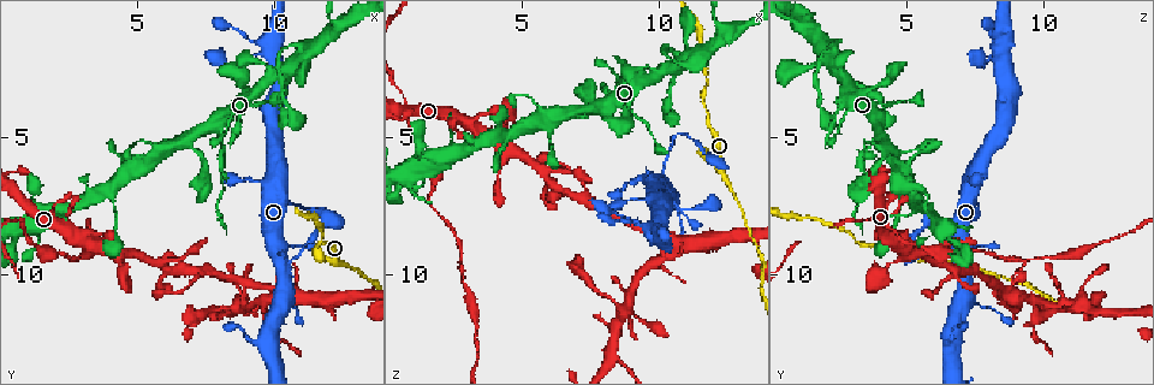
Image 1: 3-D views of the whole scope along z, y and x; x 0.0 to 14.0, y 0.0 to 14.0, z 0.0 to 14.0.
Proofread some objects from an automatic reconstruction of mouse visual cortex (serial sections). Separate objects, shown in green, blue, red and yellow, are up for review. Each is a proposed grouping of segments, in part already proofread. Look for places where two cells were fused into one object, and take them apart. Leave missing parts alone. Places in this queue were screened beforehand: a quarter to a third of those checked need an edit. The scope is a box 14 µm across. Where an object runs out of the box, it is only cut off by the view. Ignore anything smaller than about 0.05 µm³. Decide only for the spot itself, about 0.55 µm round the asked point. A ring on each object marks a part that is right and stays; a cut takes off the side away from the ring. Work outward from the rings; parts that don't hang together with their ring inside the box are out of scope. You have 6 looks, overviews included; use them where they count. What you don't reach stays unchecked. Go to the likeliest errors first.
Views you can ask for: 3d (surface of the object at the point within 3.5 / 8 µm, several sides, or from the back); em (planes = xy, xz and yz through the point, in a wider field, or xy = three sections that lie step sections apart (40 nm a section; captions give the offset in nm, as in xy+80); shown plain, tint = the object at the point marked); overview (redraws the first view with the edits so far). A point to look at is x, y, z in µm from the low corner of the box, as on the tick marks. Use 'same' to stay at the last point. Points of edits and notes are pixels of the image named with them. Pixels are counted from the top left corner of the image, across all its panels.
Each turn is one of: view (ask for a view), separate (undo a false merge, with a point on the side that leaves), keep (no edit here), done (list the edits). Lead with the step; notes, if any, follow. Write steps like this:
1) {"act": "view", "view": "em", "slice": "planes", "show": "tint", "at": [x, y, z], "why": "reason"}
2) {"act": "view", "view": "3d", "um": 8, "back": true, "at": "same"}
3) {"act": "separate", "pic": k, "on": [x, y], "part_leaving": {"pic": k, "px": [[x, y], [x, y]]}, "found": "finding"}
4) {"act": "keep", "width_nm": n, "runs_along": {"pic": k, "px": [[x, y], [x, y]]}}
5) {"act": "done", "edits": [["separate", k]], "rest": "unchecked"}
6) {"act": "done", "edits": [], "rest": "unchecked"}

{"act": "view", "view": "3d", "um": 3.5, "at": [10.1, 9.3, 6.6], "why": "a fork"}

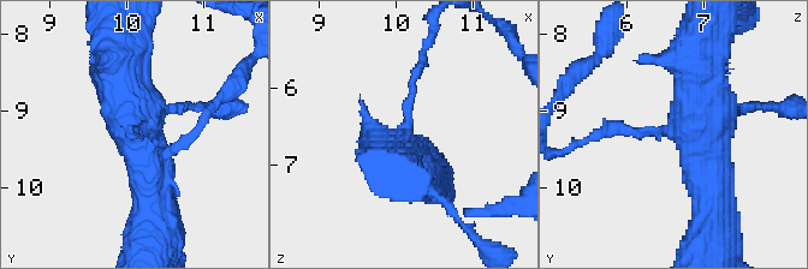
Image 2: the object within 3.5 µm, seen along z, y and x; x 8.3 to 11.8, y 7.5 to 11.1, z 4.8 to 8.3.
{"act": "view", "view": "em", "slice": "planes", "show": "tint", "at": [10.10, 9.25, 6.65]}

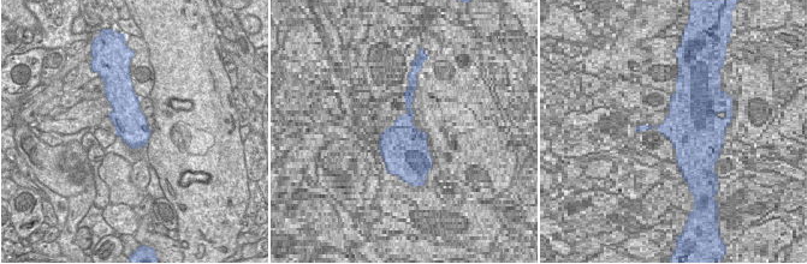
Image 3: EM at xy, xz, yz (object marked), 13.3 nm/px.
{"act": "keep", "runs_along": {"pic": 2, "px": [[108, 55], [149, 159], [149, 207]]}, "found": "one cell here"}

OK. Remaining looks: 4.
{"act": "view", "view": "3d", "um": 8, "at": [10.3, 10.6, 8.7], "why": "a fork"}

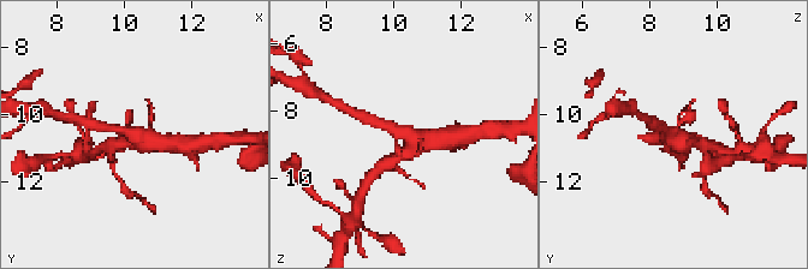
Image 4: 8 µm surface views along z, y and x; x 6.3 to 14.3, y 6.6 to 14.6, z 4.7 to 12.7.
{"act": "view", "view": "3d", "um": 3.5, "at": [10.4, 10.6, 8.7], "why": "closer look"}

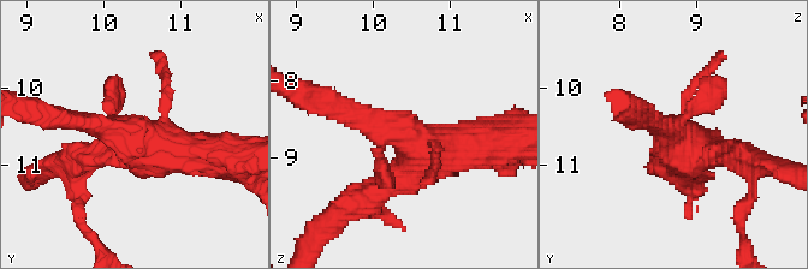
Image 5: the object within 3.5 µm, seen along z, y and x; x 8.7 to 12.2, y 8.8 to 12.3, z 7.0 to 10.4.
{"act": "view", "view": "em", "slice": "xy", "step": 2, "show": "tint", "at": [10.40, 10.65, 8.75]}

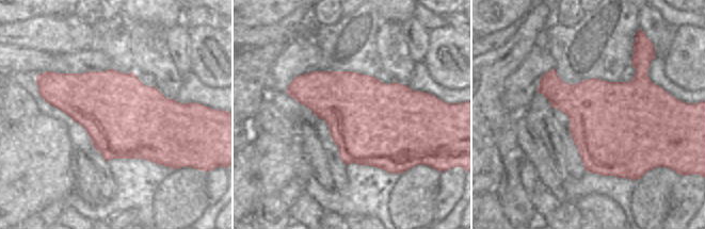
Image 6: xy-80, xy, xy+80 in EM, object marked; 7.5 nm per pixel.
{"act": "keep", "runs_along": {"pic": 5, "px": [[654, 121], [688, 151], [737, 155]]}, "found": "one cell here"}

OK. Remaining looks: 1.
{"act": "done", "edits": [], "rest": "unchecked"}

